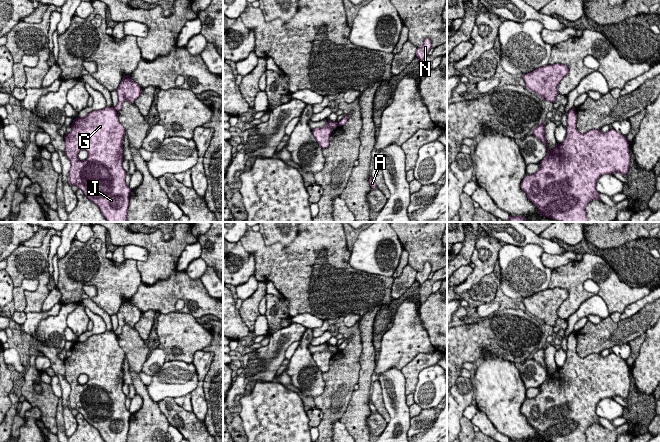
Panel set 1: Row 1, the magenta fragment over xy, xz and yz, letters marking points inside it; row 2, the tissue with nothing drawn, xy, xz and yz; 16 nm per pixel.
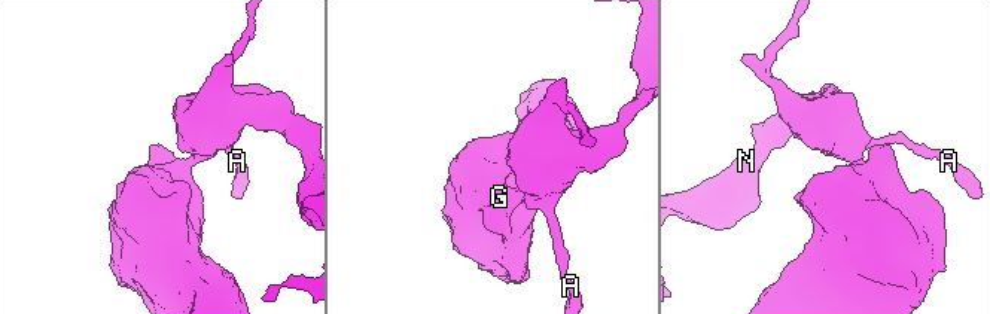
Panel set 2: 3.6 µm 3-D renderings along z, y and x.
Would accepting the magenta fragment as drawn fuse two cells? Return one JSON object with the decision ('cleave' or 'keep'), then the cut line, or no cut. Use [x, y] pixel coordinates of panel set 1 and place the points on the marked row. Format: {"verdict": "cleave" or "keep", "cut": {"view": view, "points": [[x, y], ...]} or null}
{"verdict": "cleave", "cut": {"view": "xy", "points": [[113, 107], [116, 111]]}}

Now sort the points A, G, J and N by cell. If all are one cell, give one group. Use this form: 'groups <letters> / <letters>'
groups A N / G J

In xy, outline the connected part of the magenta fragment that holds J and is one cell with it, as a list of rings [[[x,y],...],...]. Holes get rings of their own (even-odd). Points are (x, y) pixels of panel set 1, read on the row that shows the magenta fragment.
[[[105,107],[101,110],[94,110],[85,117],[76,117],[71,129],[72,131],[64,136],[65,154],[71,163],[68,175],[70,185],[76,185],[78,189],[81,189],[85,196],[99,207],[108,222],[127,222],[131,189],[125,182],[126,171],[122,167],[124,160],[123,140],[126,132],[118,120],[117,111],[114,107]],[[81,150],[88,152],[88,157],[84,161],[78,158],[78,153]]]

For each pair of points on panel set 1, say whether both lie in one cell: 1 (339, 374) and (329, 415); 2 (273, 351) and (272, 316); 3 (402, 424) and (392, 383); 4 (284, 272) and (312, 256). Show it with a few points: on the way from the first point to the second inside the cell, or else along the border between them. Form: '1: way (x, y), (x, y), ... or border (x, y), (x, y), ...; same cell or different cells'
1: way (339, 384), (333, 405); same cell
2: border (283, 327), (269, 335); different cells
3: way (399, 414), (393, 393); same cell
4: way (291, 270), (298, 270), (305, 263); same cell

